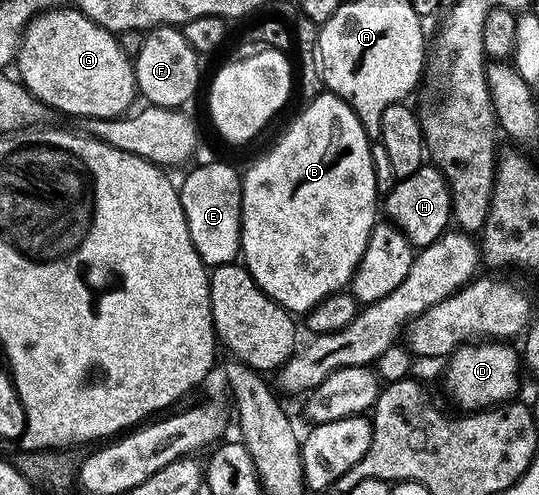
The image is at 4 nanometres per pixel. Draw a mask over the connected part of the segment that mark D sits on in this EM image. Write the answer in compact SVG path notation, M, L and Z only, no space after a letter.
M490 338L480 339L478 342L460 344L450 356L446 357L446 368L441 377L441 383L447 387L451 400L459 410L478 410L490 408L512 399L511 396L519 388L519 364L521 368L521 356L518 351L511 349L510 343Z

